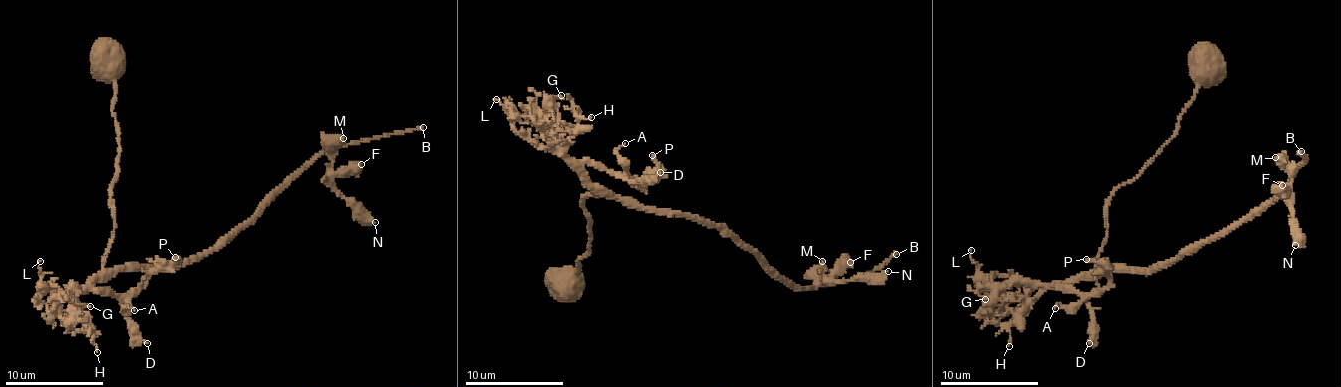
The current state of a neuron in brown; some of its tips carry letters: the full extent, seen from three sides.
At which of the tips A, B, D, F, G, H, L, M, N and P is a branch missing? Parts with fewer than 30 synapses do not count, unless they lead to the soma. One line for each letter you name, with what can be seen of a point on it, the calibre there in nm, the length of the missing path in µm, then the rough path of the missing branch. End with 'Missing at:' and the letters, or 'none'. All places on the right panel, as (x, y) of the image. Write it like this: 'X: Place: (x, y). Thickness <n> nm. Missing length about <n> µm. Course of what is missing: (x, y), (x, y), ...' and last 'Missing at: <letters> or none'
B: Place: (1301, 151). Thickness 190 nm. Missing length about 120 µm
Missing at: B

